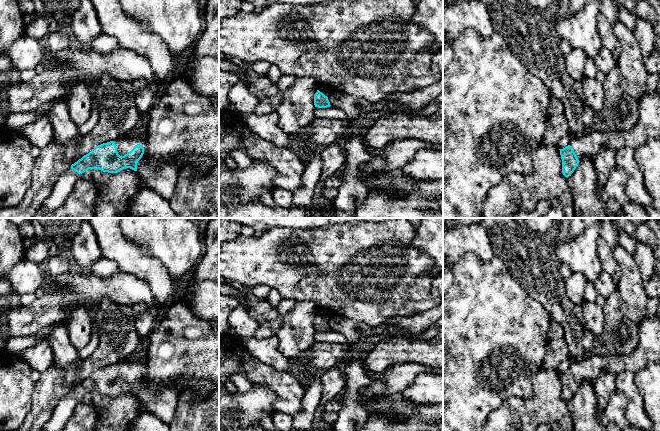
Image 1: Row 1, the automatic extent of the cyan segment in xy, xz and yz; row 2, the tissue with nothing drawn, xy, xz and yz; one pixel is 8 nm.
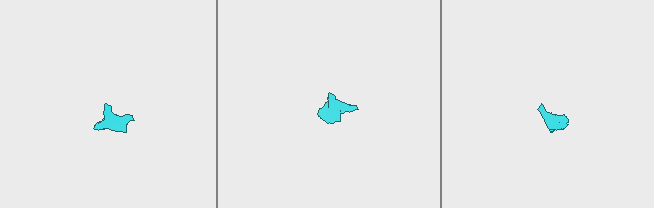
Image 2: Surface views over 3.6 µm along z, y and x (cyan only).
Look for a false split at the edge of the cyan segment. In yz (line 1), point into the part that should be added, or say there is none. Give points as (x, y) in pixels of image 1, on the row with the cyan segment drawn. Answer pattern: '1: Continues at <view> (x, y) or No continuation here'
1: Continues at yz (588, 145)

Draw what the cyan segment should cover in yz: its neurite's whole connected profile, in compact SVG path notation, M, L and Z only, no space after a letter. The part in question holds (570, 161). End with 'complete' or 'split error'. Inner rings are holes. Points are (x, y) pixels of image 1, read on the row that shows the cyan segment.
M656 90L652 93L644 94L639 100L638 122L630 131L626 132L610 129L607 132L599 132L591 130L587 134L571 138L567 147L559 149L562 159L562 173L568 178L583 158L588 157L593 159L604 146L608 145L614 150L625 146L631 146L632 148L637 149L651 138L660 138L660 95Z | split error

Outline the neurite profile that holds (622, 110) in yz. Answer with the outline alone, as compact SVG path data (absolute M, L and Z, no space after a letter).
M616 66L605 76L603 116L613 129L630 131L638 122L639 100L626 94L620 86L621 71Z

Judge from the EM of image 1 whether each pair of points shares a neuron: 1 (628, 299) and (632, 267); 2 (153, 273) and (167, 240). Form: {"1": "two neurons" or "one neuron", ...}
{"1": "one neuron", "2": "two neurons"}

